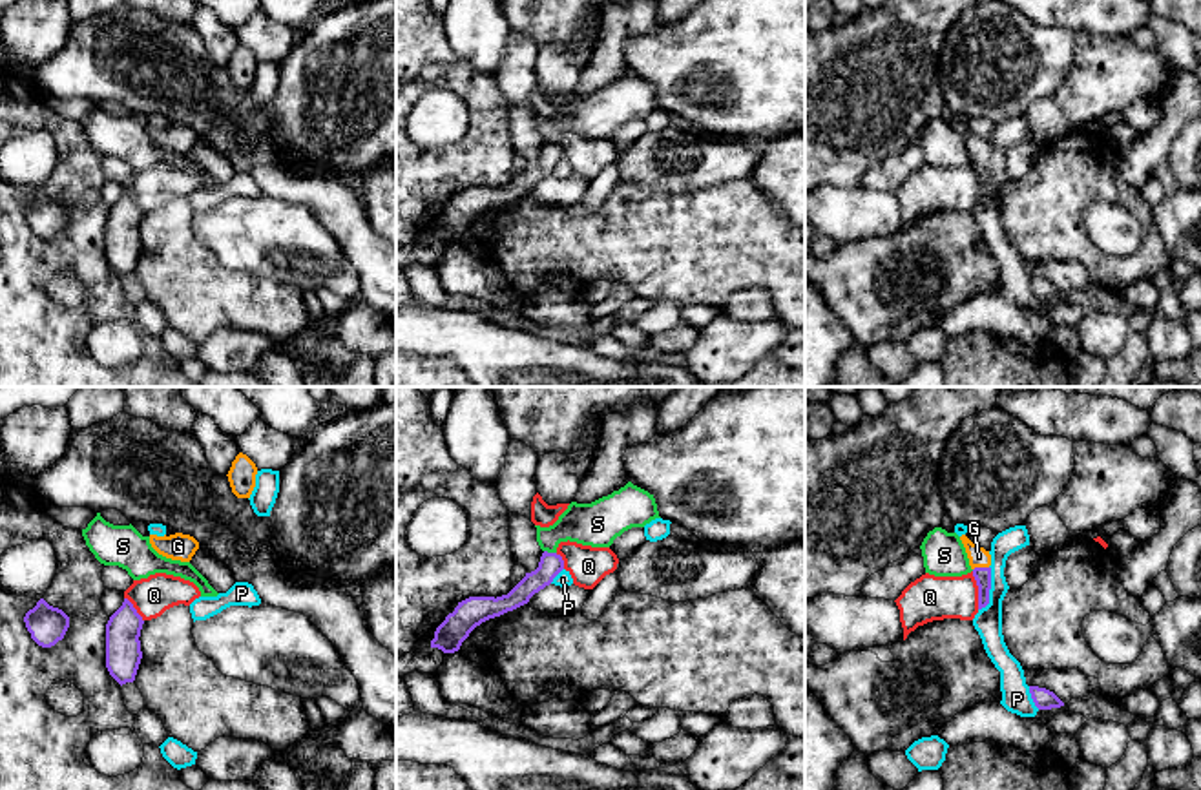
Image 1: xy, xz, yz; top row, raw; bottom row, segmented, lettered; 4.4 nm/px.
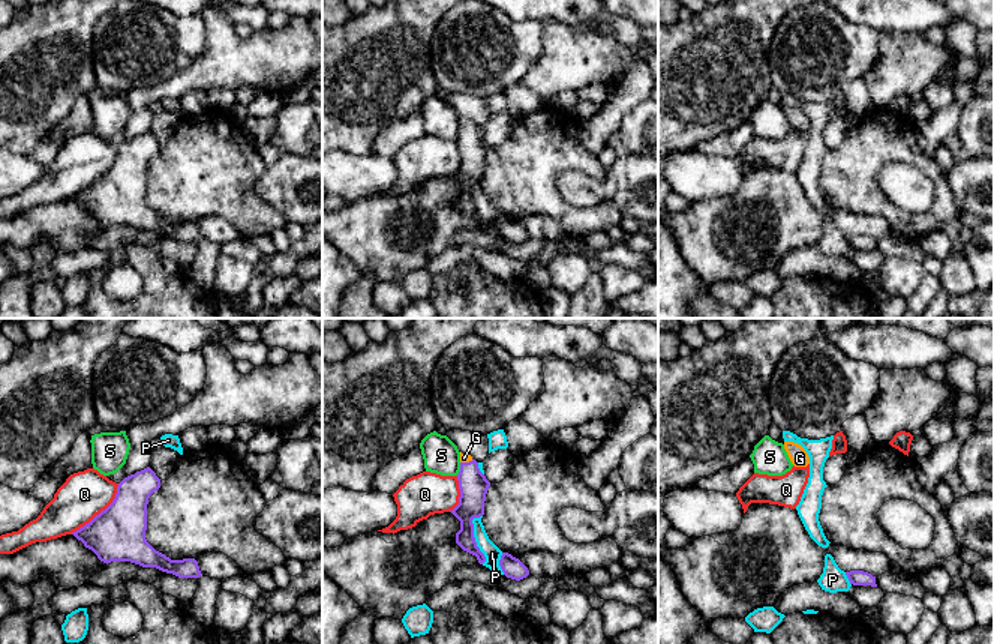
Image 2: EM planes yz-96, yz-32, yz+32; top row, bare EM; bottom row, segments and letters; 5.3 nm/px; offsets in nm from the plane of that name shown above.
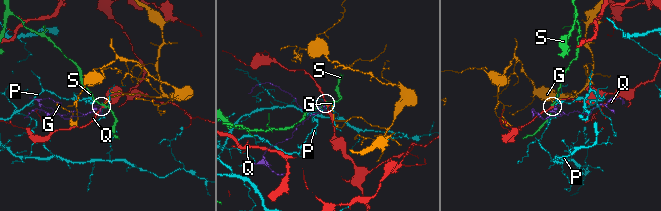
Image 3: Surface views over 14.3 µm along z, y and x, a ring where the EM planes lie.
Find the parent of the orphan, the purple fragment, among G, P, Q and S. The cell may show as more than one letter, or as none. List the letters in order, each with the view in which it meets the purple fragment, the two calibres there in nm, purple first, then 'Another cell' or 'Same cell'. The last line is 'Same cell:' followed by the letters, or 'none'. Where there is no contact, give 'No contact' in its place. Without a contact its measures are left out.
G: Touches purple in yz. Thickness 80 nm (purple) against 90 nm. Same cell
P: Touches purple in yz. Thickness 80 nm (purple) against 120 nm. Another cell
Q: Touches purple in yz. Thickness 80 nm (purple) against 200 nm. Another cell
S: Touches purple in xz. Thickness 100 nm (purple) against 200 nm. Another cell
Same cell: G

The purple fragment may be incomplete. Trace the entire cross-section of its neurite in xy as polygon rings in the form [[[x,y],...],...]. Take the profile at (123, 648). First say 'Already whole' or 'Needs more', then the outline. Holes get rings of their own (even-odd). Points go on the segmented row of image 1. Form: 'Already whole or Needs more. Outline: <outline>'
Already whole. Outline: [[[128,598],[106,624],[106,668],[120,686],[135,681],[142,659],[139,640],[142,624]]]

